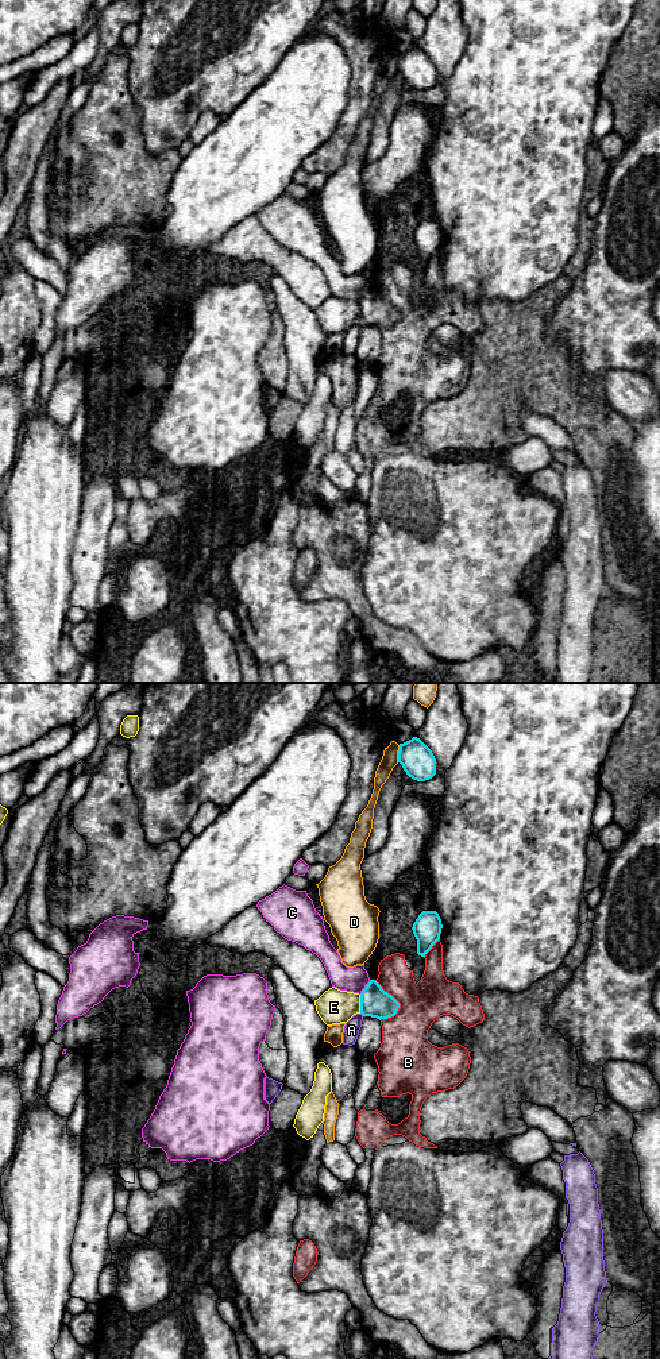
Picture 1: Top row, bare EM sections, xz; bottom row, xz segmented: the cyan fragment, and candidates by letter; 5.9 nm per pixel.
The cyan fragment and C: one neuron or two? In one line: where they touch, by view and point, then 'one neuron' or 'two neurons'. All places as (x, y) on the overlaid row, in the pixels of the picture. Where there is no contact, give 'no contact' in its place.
xz (366, 987) | two neurons

